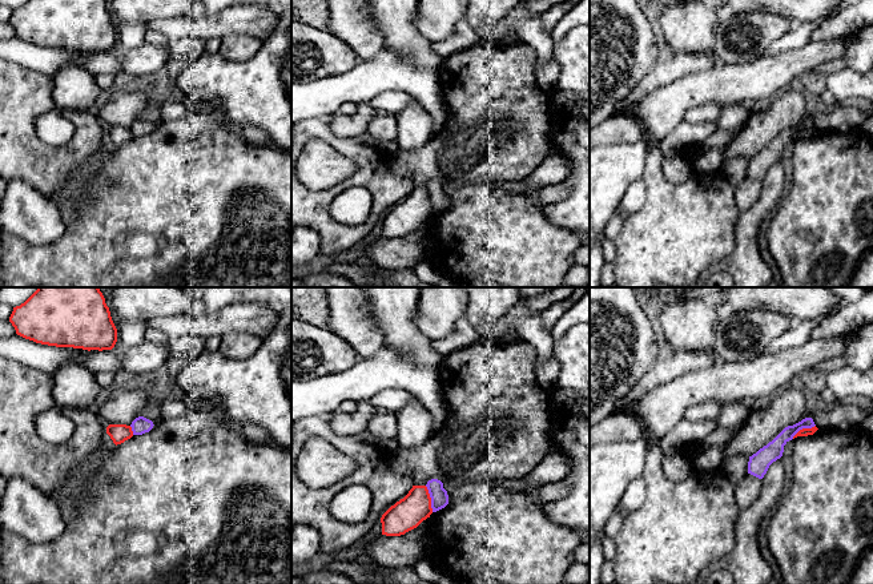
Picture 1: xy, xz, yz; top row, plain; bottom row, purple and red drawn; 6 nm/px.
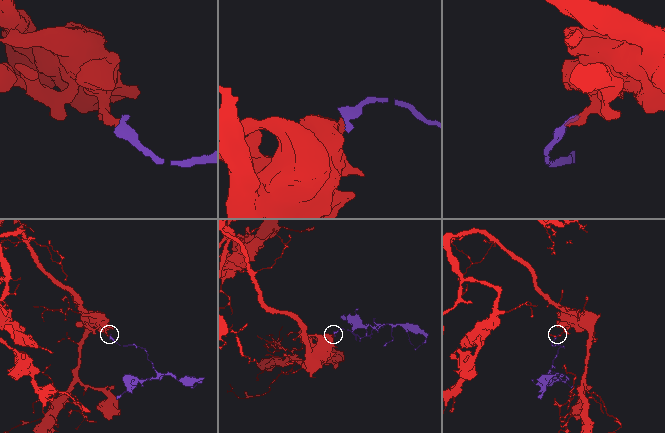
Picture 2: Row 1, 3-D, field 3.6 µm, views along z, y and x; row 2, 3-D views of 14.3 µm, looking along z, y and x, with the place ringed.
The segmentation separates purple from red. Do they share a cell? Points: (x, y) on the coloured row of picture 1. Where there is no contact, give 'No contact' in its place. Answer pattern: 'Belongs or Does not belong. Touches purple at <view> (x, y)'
Does not belong. Touches purple at xz (431, 499)

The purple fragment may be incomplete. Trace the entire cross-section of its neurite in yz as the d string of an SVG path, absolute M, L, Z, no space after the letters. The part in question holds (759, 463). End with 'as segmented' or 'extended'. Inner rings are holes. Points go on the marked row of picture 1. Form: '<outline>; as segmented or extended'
M805 418L801 422L785 427L772 442L760 448L756 454L749 456L748 474L763 479L769 466L780 459L784 452L784 446L793 439L793 436L802 428L814 427L812 418Z; as segmented

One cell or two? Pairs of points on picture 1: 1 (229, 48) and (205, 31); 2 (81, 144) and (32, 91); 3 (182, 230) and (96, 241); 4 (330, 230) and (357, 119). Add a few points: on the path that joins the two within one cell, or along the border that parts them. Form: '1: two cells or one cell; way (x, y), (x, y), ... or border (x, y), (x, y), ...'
1: two cells; border (253, 36), (233, 33), (222, 39)
2: one cell; way (56, 153), (44, 153), (27, 136), (27, 116)
3: one cell; way (161, 224), (117, 224)
4: two cells; border (333, 116), (332, 129), (341, 137), (353, 139)

